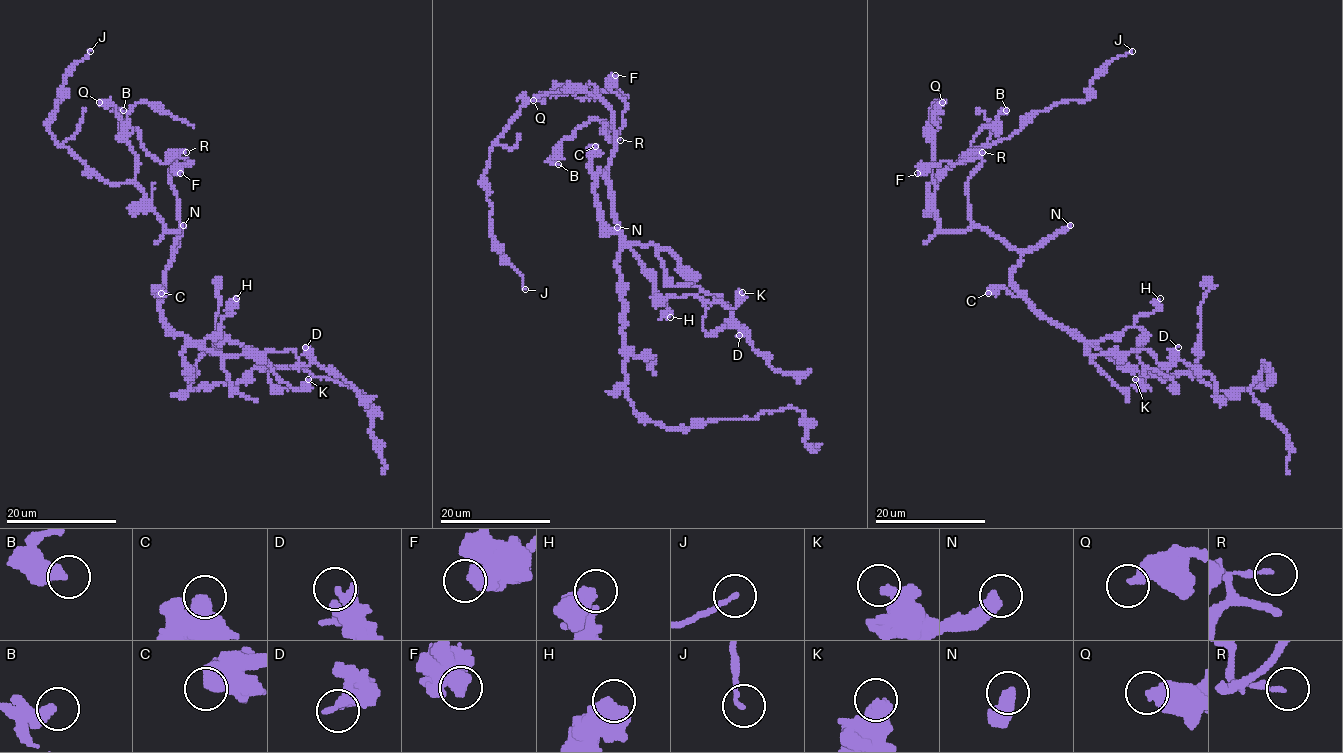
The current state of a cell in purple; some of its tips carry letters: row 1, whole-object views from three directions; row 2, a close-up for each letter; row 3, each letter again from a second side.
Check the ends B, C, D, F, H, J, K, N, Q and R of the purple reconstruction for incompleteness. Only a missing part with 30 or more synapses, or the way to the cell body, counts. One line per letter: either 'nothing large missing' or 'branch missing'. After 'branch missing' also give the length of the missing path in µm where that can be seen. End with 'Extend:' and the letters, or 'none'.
B: nothing large missing
C: nothing large missing
D: nothing large missing
F: nothing large missing
H: nothing large missing
J: nothing large missing
K: nothing large missing
N: branch missing; missing 180 µm
Q: nothing large missing
R: nothing large missing
Extend: N

